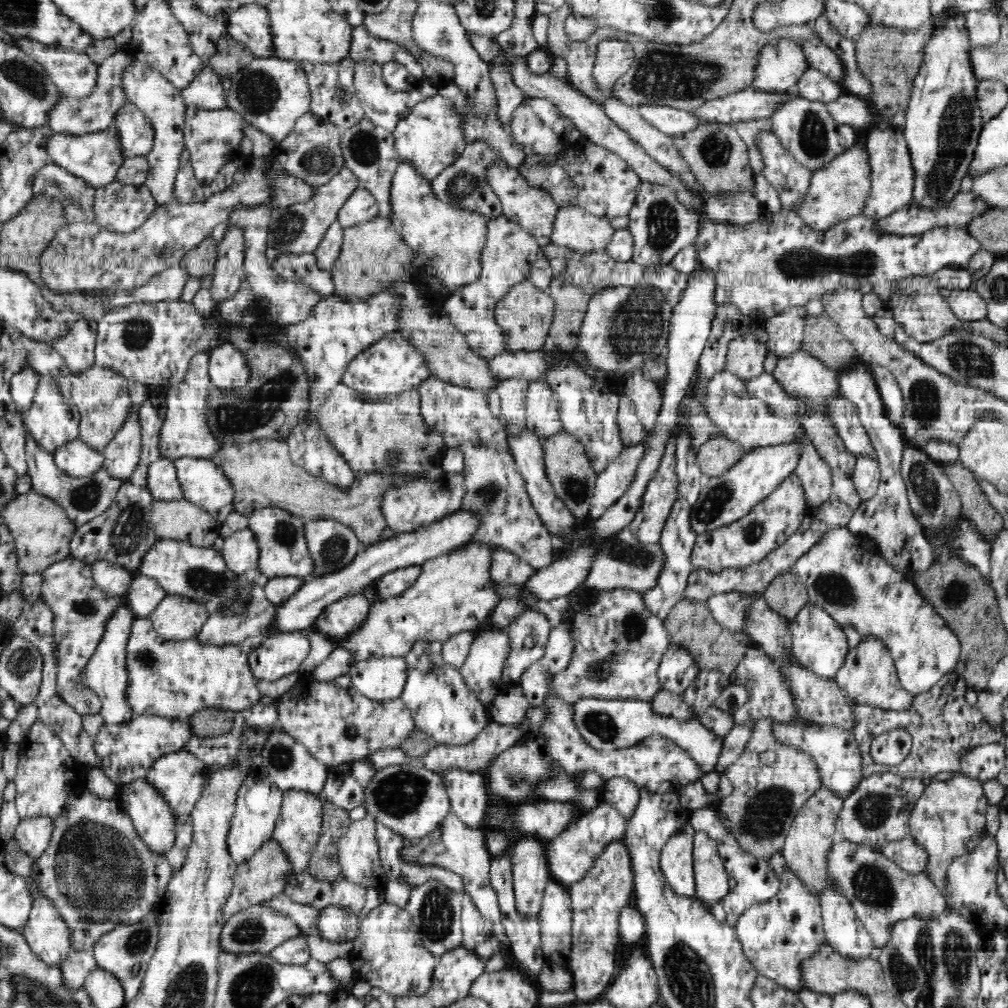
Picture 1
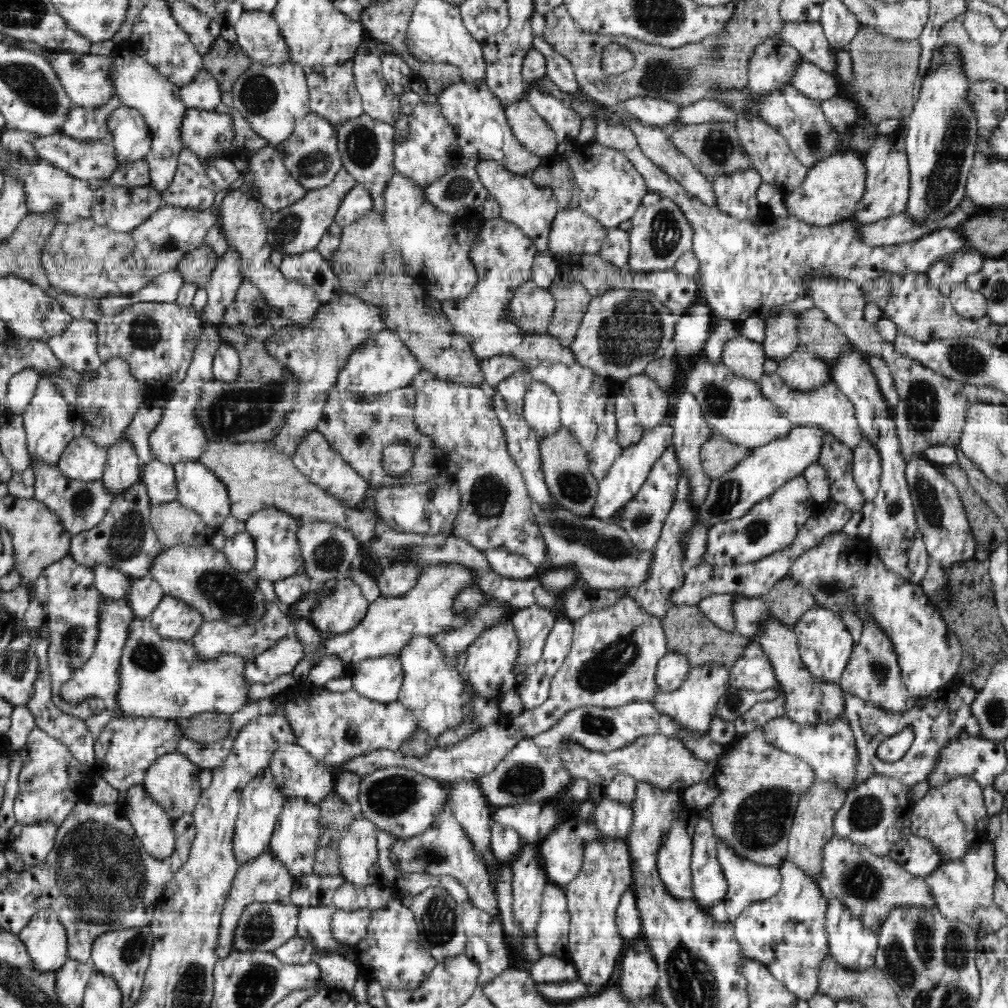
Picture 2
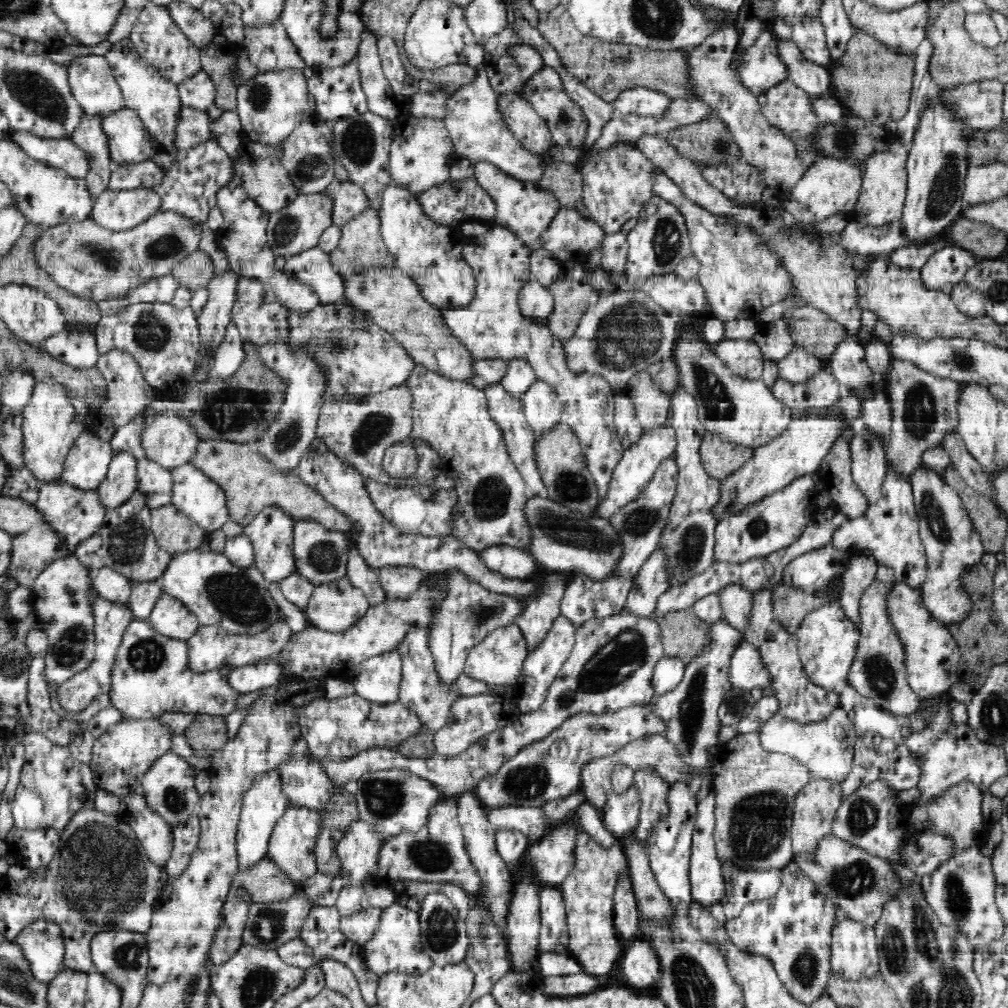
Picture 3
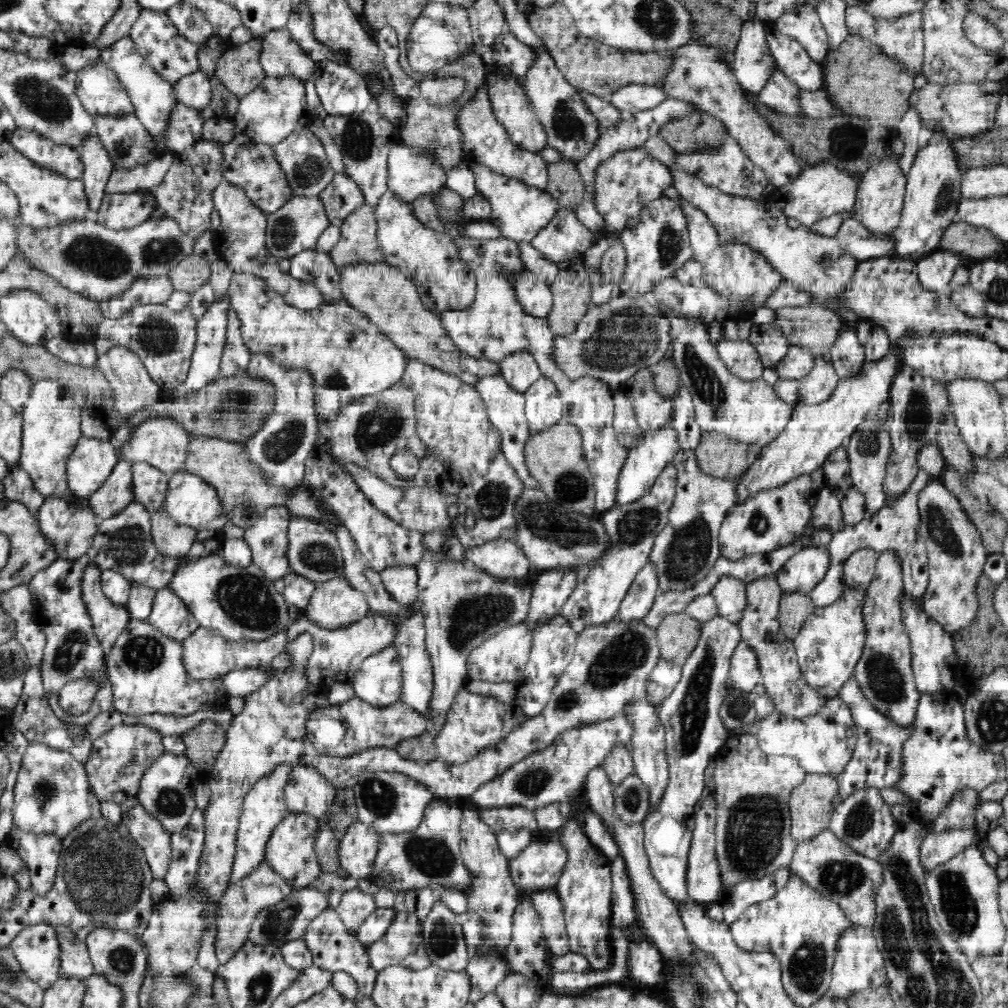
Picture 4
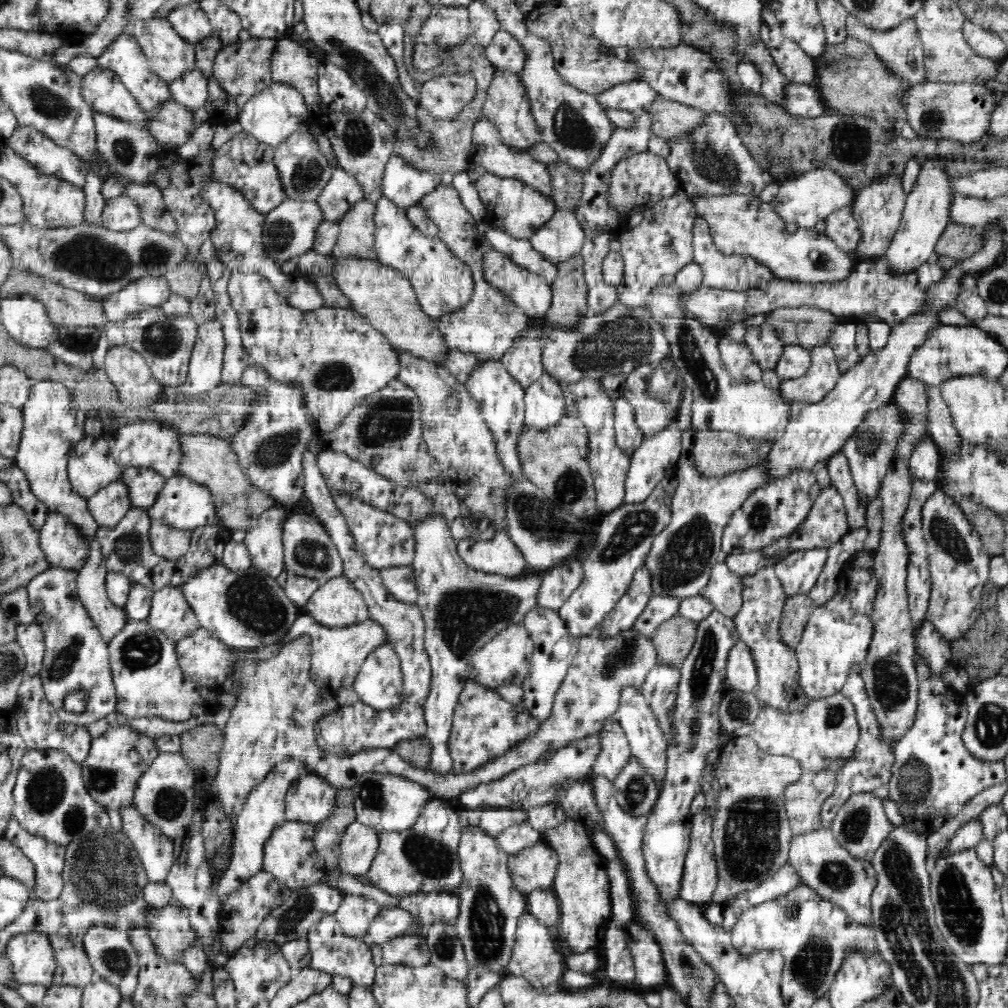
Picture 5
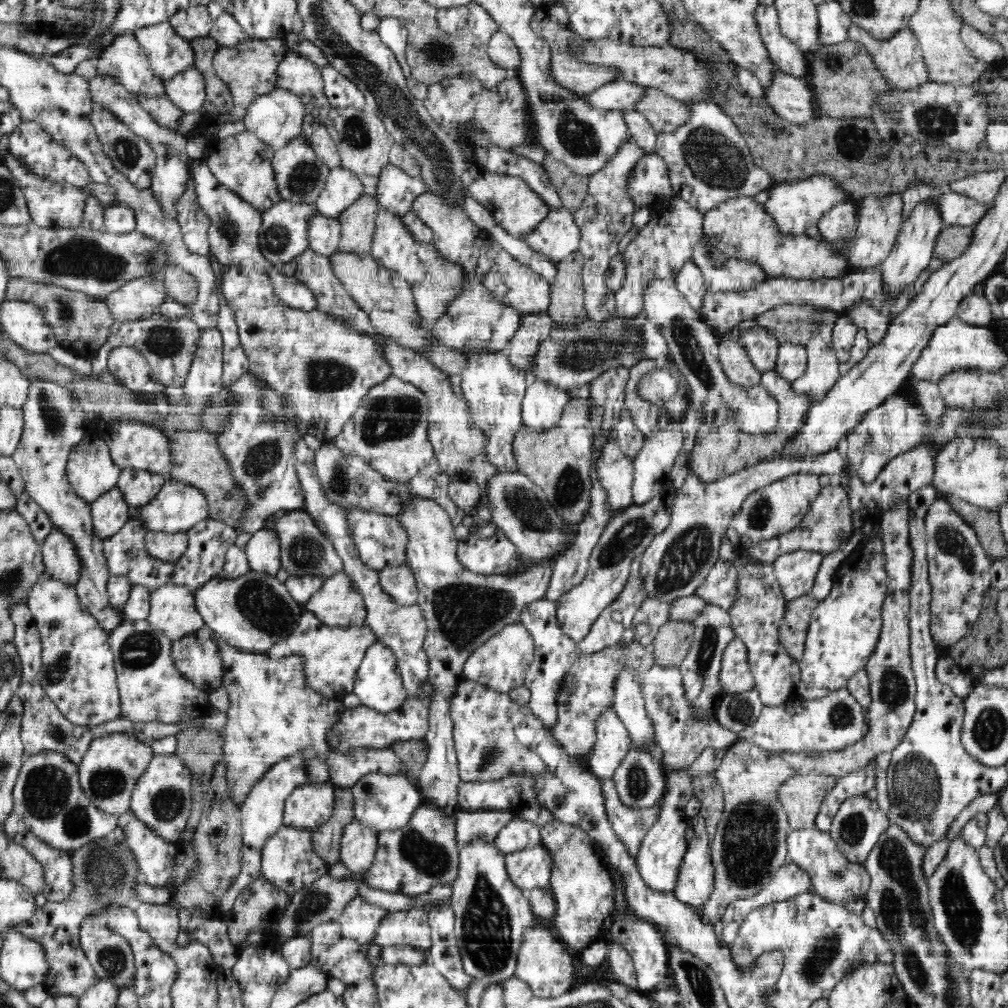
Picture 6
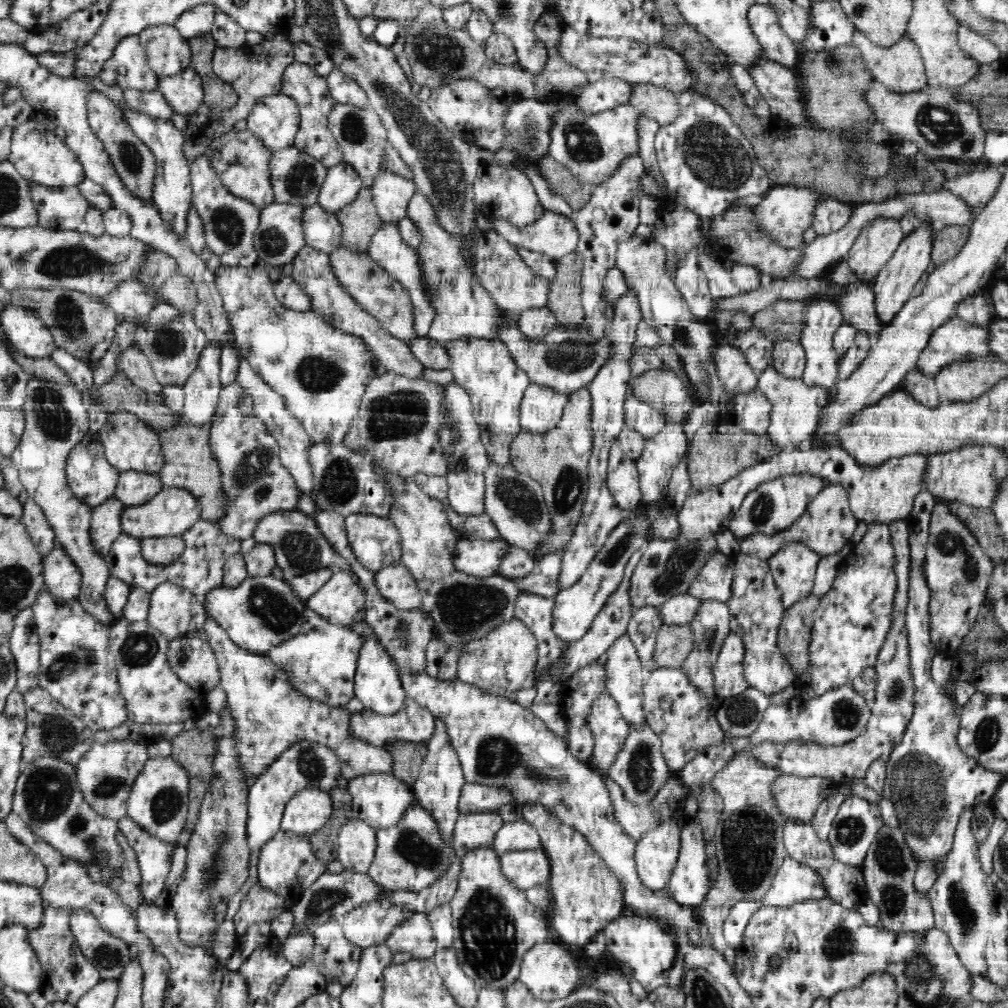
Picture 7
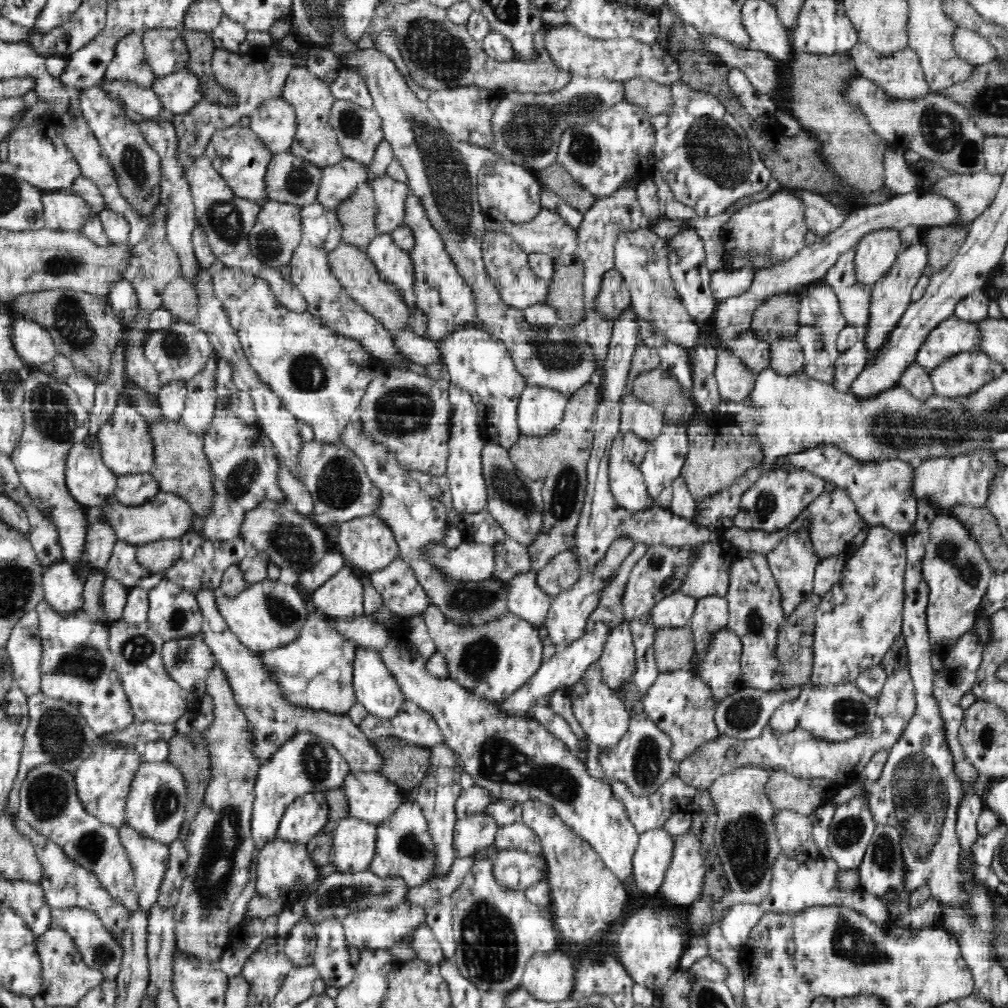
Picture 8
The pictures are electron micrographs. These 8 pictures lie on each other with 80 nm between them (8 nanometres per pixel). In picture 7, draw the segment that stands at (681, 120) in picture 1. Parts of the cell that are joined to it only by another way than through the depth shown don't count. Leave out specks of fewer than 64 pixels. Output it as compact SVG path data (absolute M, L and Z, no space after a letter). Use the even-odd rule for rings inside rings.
M612 77L586 81L588 86L572 92L576 96L576 104L584 115L597 115L620 104L628 104L632 96L630 83Z

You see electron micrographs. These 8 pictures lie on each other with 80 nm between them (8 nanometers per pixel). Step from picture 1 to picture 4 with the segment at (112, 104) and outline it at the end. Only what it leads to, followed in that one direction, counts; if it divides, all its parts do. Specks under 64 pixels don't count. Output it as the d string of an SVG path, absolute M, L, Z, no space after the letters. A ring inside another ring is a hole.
M94 130L92 132L81 144L79 153L84 168L82 181L88 199L89 216L94 219L102 204L110 173L116 169L100 137Z

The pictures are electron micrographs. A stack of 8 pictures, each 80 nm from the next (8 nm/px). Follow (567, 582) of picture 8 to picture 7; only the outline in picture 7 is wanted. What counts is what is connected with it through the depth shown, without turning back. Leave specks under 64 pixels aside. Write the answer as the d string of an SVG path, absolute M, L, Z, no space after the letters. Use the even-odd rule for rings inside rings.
M374 457L370 462L371 470L385 482L392 495L387 518L399 532L401 561L416 579L422 597L421 609L436 621L434 631L439 634L439 638L431 639L425 650L425 672L438 680L456 680L458 646L462 642L466 644L482 638L503 621L515 618L514 606L518 592L546 597L554 597L560 592L561 553L544 556L536 561L530 574L520 578L509 579L496 574L484 579L461 574L451 568L449 557L456 548L458 539L456 530L450 526L448 512L443 504L420 489L414 479L388 471L380 463L376 463Z

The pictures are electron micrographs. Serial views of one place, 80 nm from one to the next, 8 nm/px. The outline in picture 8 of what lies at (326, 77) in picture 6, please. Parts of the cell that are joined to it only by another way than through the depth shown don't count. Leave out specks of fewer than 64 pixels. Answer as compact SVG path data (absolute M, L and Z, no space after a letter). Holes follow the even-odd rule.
M351 69L337 72L329 87L335 100L352 100L364 108L373 108L373 99L365 80Z

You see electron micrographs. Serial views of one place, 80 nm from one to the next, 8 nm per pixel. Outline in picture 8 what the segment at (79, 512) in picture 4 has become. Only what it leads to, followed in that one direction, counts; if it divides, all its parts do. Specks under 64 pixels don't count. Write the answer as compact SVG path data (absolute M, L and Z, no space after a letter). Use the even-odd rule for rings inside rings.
M67 561L54 563L43 571L43 595L50 607L60 614L68 614L83 610L83 586L80 575L74 572L74 565Z

